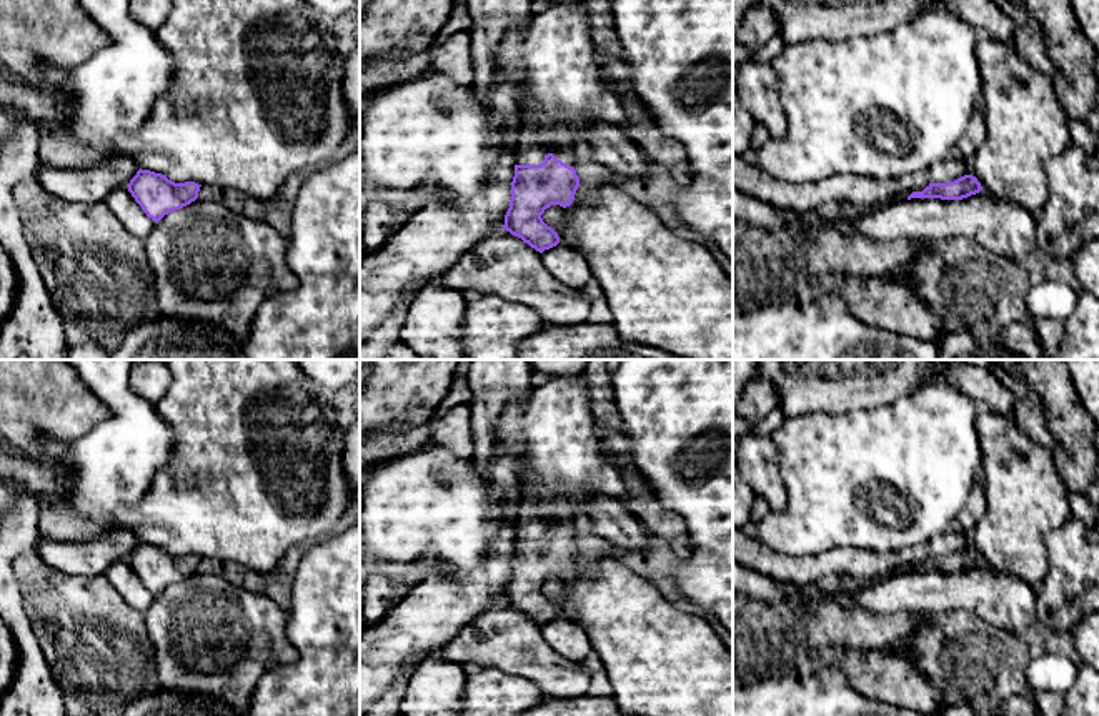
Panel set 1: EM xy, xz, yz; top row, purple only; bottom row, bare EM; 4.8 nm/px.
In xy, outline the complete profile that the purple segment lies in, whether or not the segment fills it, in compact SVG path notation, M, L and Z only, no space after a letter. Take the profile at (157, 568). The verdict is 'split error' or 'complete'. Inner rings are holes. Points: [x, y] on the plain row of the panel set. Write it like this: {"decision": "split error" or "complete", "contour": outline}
{"decision": "complete", "contour": "M140 541L127 559L147 589L157 596L165 588L195 574L201 558L175 556L162 546Z"}

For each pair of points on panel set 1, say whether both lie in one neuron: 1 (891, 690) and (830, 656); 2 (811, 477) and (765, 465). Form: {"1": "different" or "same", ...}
{"1": "same", "2": "different"}

